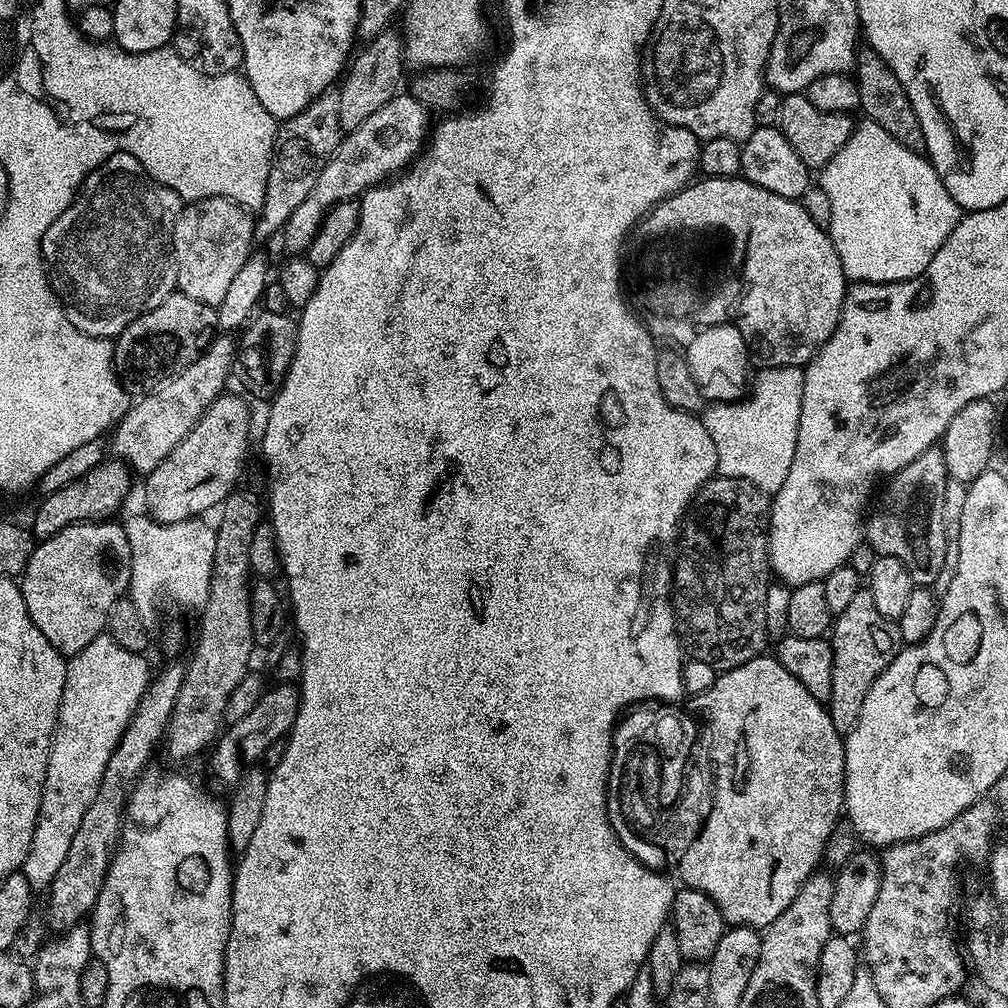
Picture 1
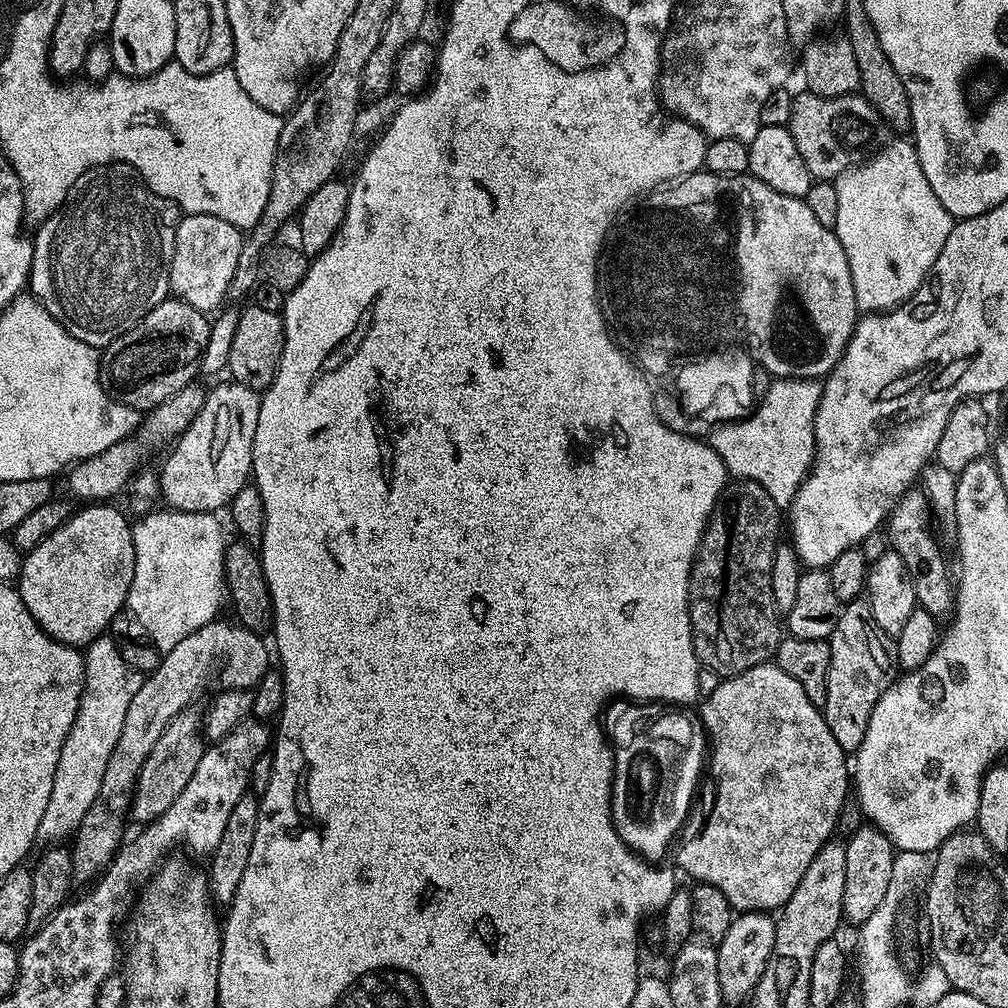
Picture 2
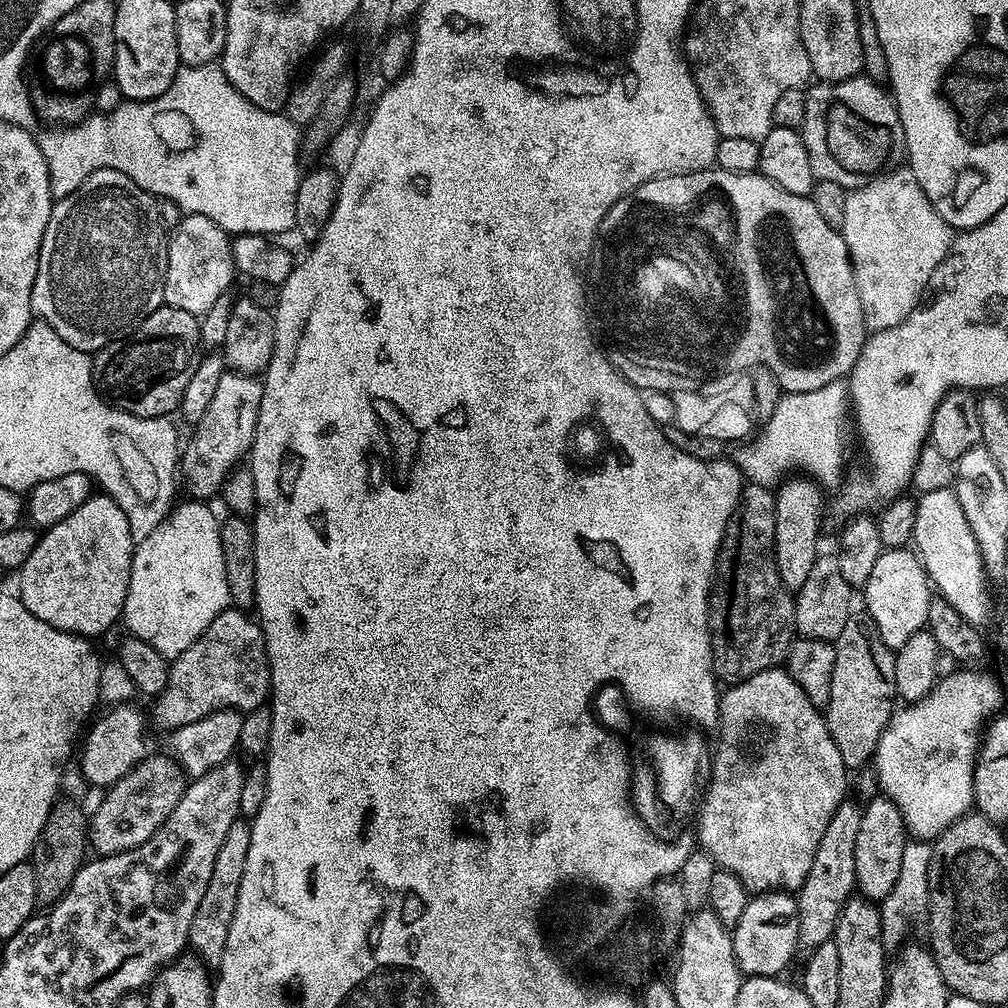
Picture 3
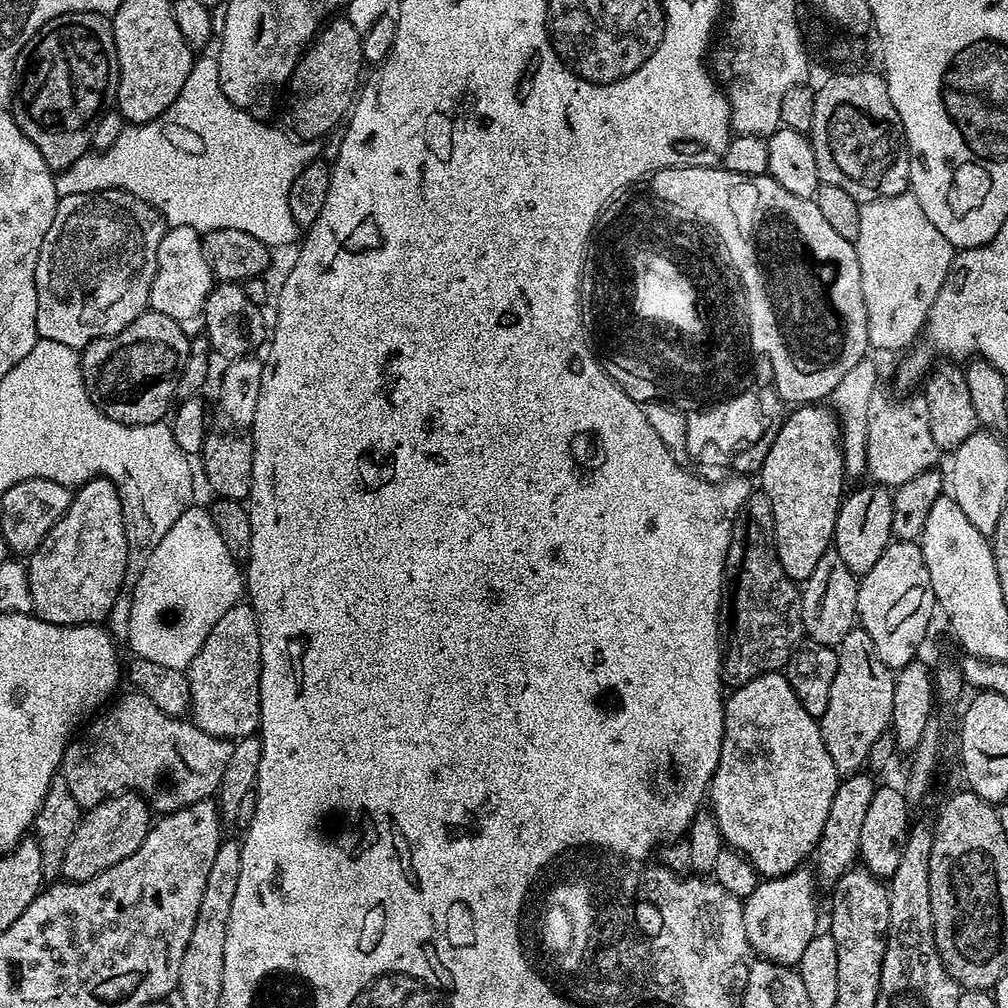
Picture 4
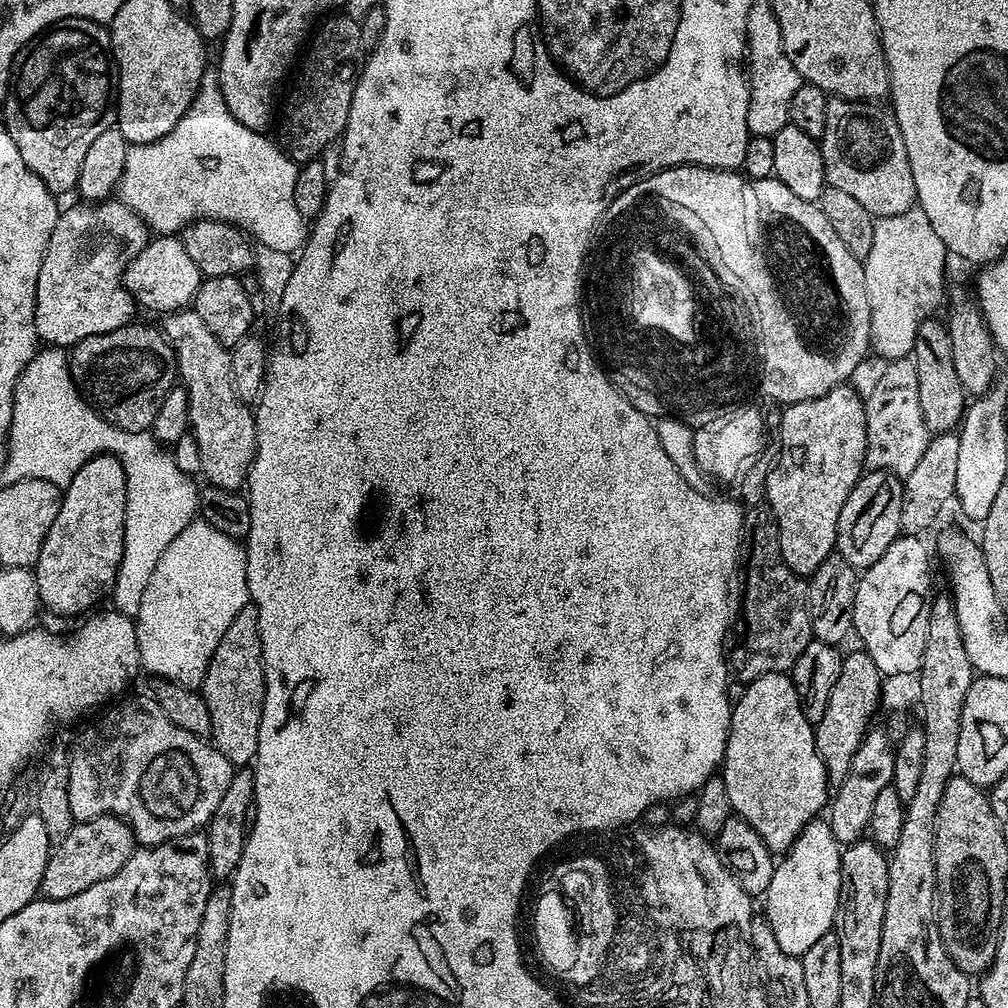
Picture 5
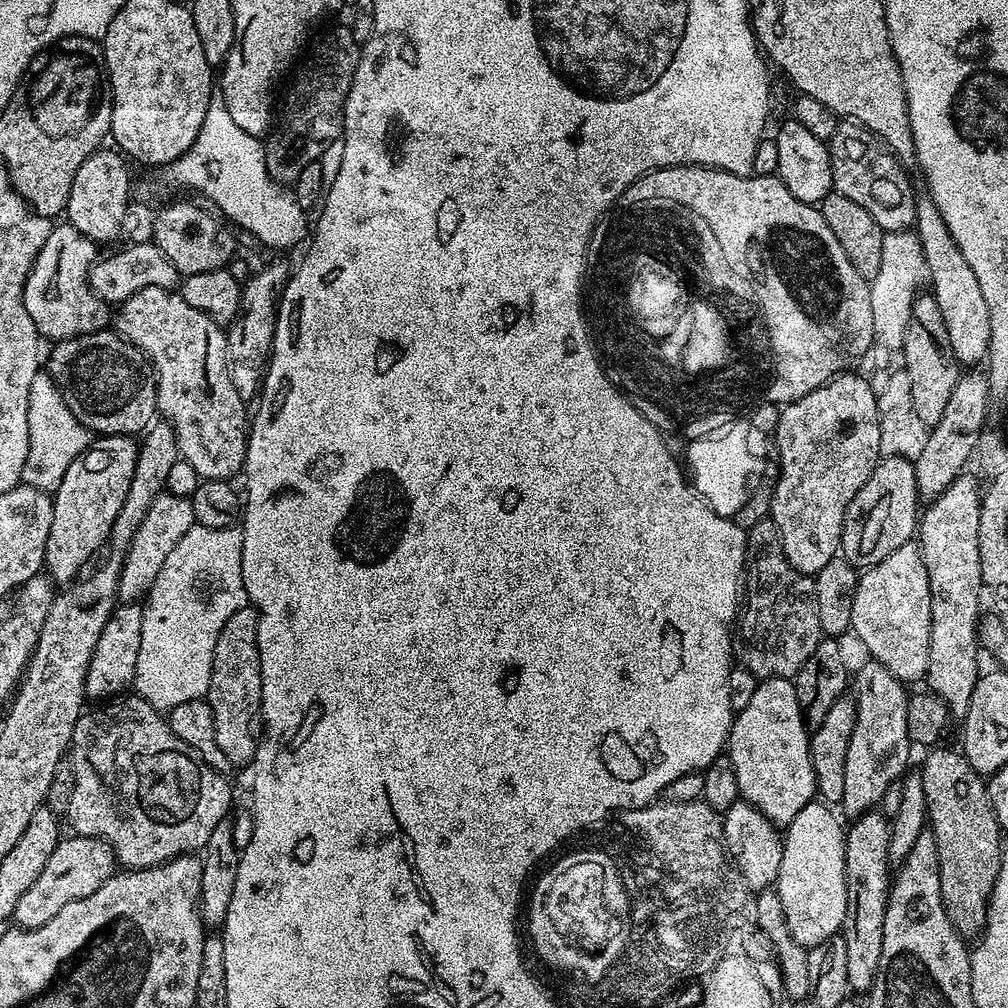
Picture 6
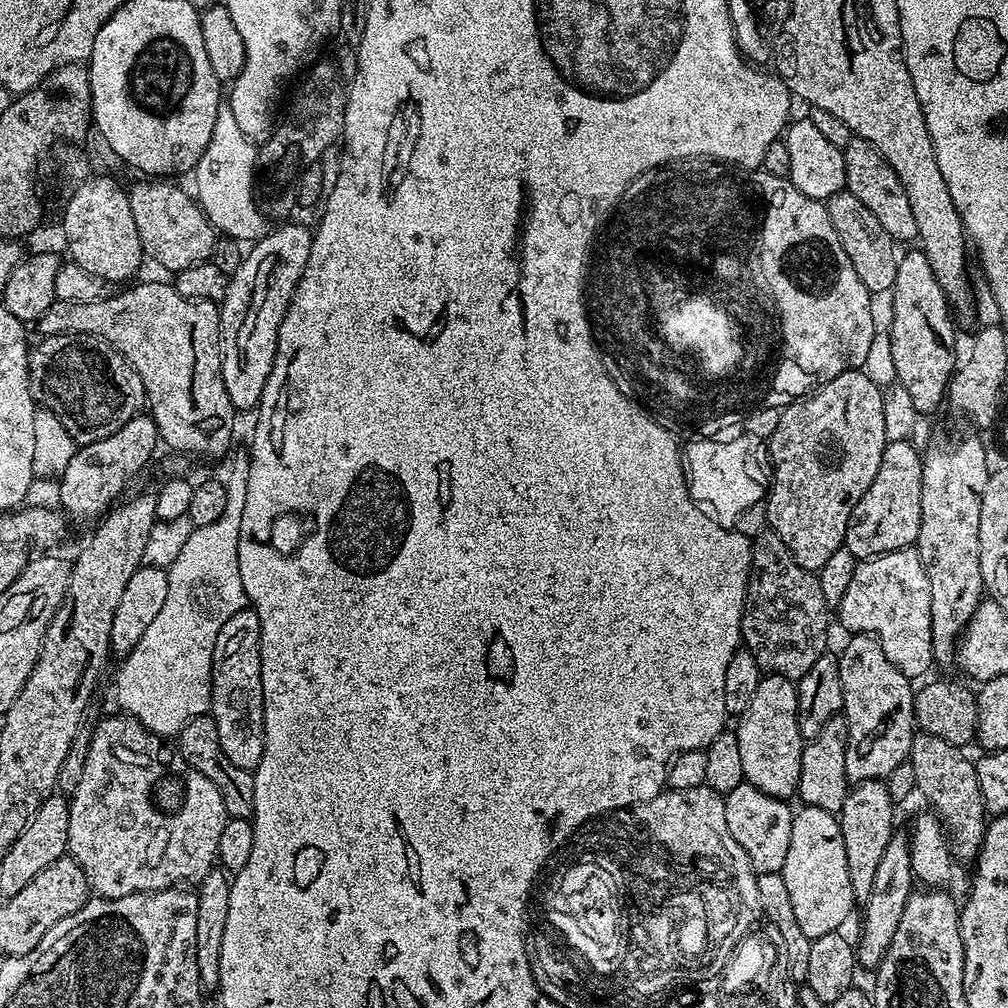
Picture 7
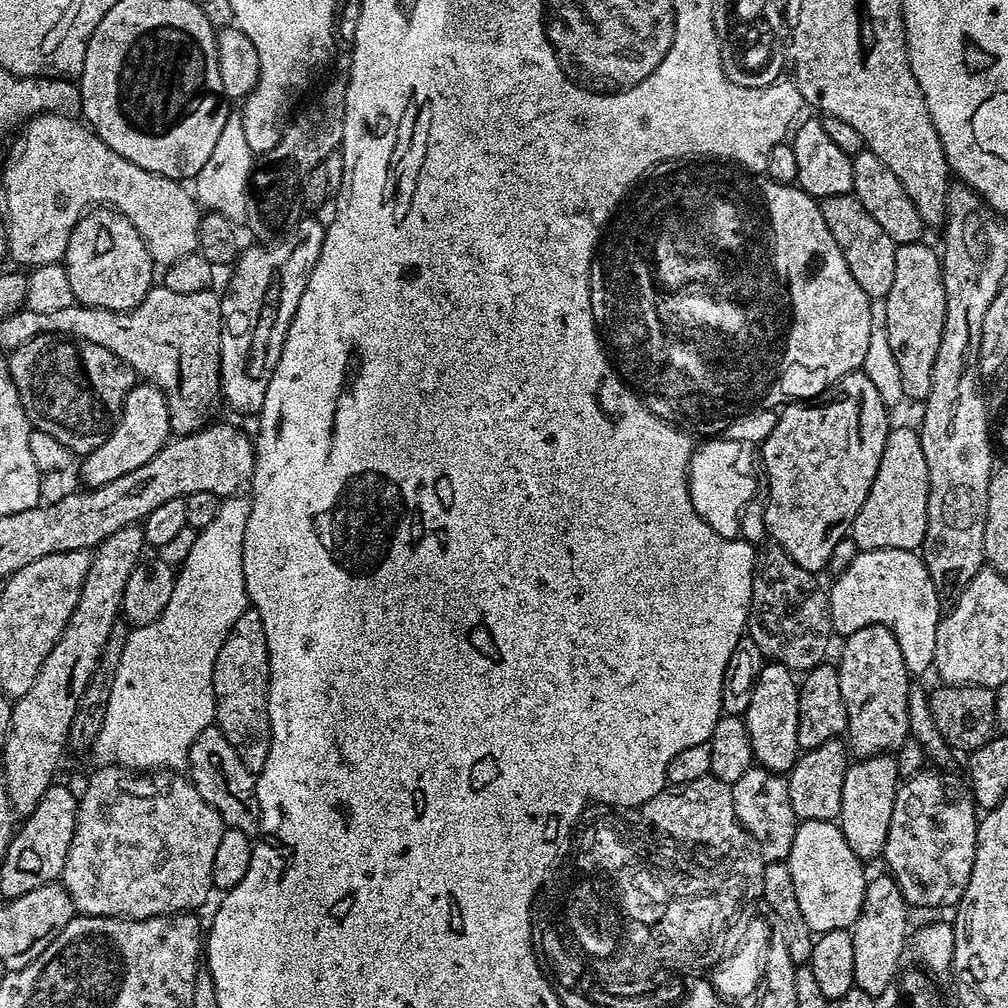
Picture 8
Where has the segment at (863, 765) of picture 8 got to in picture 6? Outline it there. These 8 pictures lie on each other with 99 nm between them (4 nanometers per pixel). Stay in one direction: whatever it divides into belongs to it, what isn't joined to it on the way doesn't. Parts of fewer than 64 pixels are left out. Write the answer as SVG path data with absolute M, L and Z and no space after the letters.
M880 810L863 812L861 816L855 817L844 833L844 873L848 887L848 905L842 935L846 942L846 978L853 993L871 992L872 983L878 974L878 958L882 958L882 922L890 887L888 847L891 833L889 817Z

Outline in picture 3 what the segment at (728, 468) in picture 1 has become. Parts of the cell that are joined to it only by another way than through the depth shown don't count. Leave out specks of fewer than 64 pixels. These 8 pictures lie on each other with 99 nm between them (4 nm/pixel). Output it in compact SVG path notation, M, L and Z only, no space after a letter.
M835 380L818 390L784 392L781 397L760 437L758 432L755 438L737 447L741 448L734 455L734 463L741 476L749 484L772 488L785 479L787 468L796 468L792 470L807 474L825 489L839 489L840 475L844 472L844 419L847 421L850 416L847 383Z

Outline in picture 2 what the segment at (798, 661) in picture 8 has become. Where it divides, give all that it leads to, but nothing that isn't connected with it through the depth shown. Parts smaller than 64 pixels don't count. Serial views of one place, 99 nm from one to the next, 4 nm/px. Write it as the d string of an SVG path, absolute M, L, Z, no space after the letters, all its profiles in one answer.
M740 480L736 482L736 485L734 484L735 483L721 496L720 501L717 502L716 508L712 512L712 517L708 519L708 525L703 528L700 538L700 549L694 553L692 585L686 595L688 605L690 606L692 637L694 638L694 646L696 647L696 657L700 659L701 665L703 665L705 669L713 668L718 674L717 677L720 678L736 676L739 672L745 672L759 664L769 663L769 661L775 657L782 639L782 613L776 608L774 590L770 584L770 574L774 566L776 545L781 543L782 540L782 536L780 536L780 516L782 516L782 509L774 502L774 498L770 498L770 494L766 494L766 490L762 490L760 484L755 484L752 480Z

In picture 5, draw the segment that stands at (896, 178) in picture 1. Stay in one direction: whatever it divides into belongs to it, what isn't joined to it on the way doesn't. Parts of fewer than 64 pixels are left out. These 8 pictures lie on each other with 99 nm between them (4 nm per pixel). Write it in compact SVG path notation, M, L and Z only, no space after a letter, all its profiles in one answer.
M918 206L902 214L879 217L873 230L870 252L862 262L866 298L870 302L870 348L889 361L911 357L918 326L945 299L944 263L950 260L950 253L942 238L934 234L930 218Z

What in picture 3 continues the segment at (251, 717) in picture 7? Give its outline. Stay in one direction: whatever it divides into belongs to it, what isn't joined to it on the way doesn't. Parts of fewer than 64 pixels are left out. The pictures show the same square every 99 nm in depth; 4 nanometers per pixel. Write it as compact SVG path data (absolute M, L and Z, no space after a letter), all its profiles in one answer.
M235 606L225 608L224 612L218 614L218 618L210 622L210 626L206 626L204 633L181 656L171 661L166 686L160 691L160 695L155 697L153 704L156 705L152 708L152 716L150 712L151 723L153 720L160 728L175 730L190 722L198 722L218 710L235 708L237 712L247 714L261 707L269 699L270 681L264 631L261 630L259 623L248 615L247 611Z

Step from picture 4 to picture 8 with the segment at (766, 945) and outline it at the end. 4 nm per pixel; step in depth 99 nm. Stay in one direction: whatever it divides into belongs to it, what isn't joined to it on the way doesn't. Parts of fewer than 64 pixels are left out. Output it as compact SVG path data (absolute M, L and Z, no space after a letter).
M805 820L797 823L794 846L790 846L786 863L790 870L790 878L794 878L794 894L798 897L798 907L802 909L802 918L806 918L813 933L851 929L852 923L856 921L862 910L864 891L869 877L864 876L865 861L858 859L854 850L846 846L846 838L842 834L839 823L831 820Z

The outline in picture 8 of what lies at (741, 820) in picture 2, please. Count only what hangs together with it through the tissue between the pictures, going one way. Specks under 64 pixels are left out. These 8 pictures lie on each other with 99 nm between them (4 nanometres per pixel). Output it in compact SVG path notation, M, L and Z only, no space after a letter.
M765 663L760 669L750 706L743 714L743 722L750 734L752 759L767 772L787 774L796 765L802 749L798 742L798 698L800 685L797 677L781 664Z

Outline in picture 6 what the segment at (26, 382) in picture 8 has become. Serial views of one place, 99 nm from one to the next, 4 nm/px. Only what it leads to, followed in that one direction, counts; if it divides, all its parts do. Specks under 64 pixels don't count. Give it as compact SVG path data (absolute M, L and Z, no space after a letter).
M105 330L82 334L69 340L61 340L53 348L56 349L46 356L46 371L60 387L74 418L78 418L78 422L82 422L82 426L86 426L89 433L135 437L157 419L155 375L144 353L124 339L119 332Z

